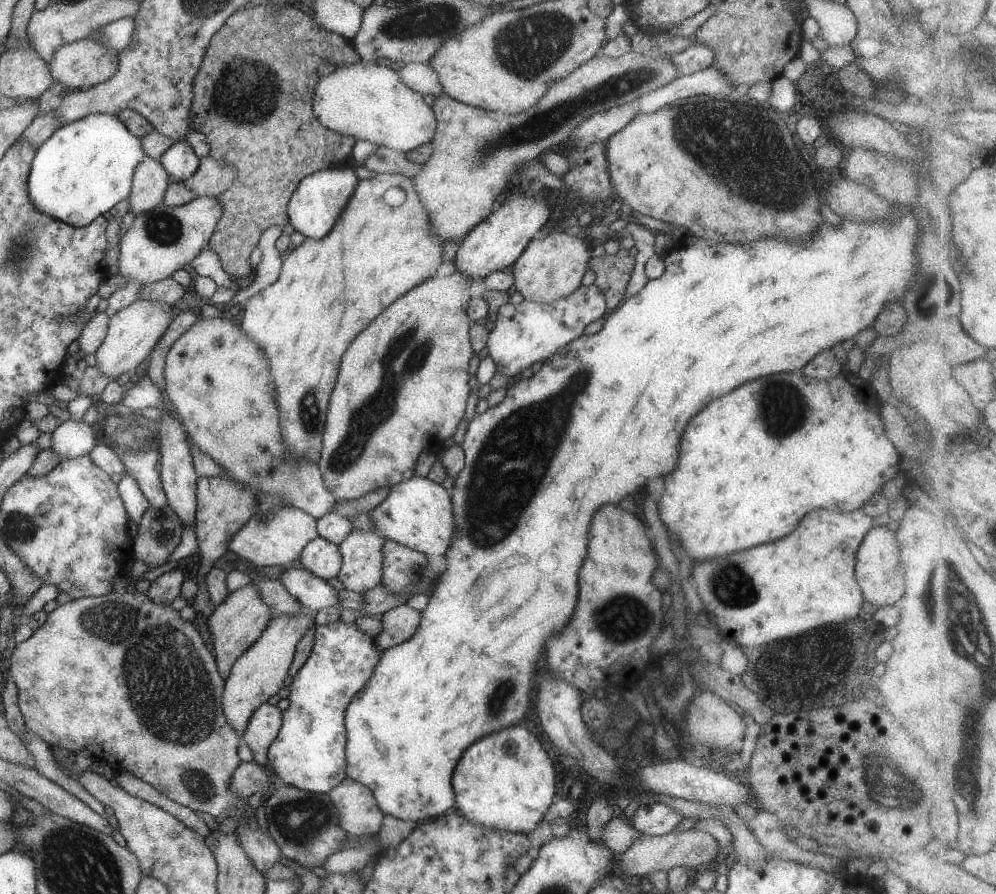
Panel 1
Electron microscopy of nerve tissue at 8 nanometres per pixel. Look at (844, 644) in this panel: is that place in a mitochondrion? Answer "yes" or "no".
yes

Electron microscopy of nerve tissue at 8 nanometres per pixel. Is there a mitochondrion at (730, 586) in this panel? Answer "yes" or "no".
yes

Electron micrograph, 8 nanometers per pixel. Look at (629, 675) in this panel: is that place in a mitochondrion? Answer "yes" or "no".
no

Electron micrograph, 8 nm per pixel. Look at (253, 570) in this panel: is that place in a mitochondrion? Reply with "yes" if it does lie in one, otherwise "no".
no

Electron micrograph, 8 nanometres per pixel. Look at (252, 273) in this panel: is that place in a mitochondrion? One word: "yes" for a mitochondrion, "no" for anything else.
no

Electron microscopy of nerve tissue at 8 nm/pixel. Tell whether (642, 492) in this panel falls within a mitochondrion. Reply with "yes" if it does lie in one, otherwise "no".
no

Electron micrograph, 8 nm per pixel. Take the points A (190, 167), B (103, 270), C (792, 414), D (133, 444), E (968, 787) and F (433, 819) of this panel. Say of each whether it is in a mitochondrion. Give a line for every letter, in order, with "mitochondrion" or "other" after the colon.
A: other
B: other
C: mitochondrion
D: mitochondrion
E: mitochondrion
F: other

